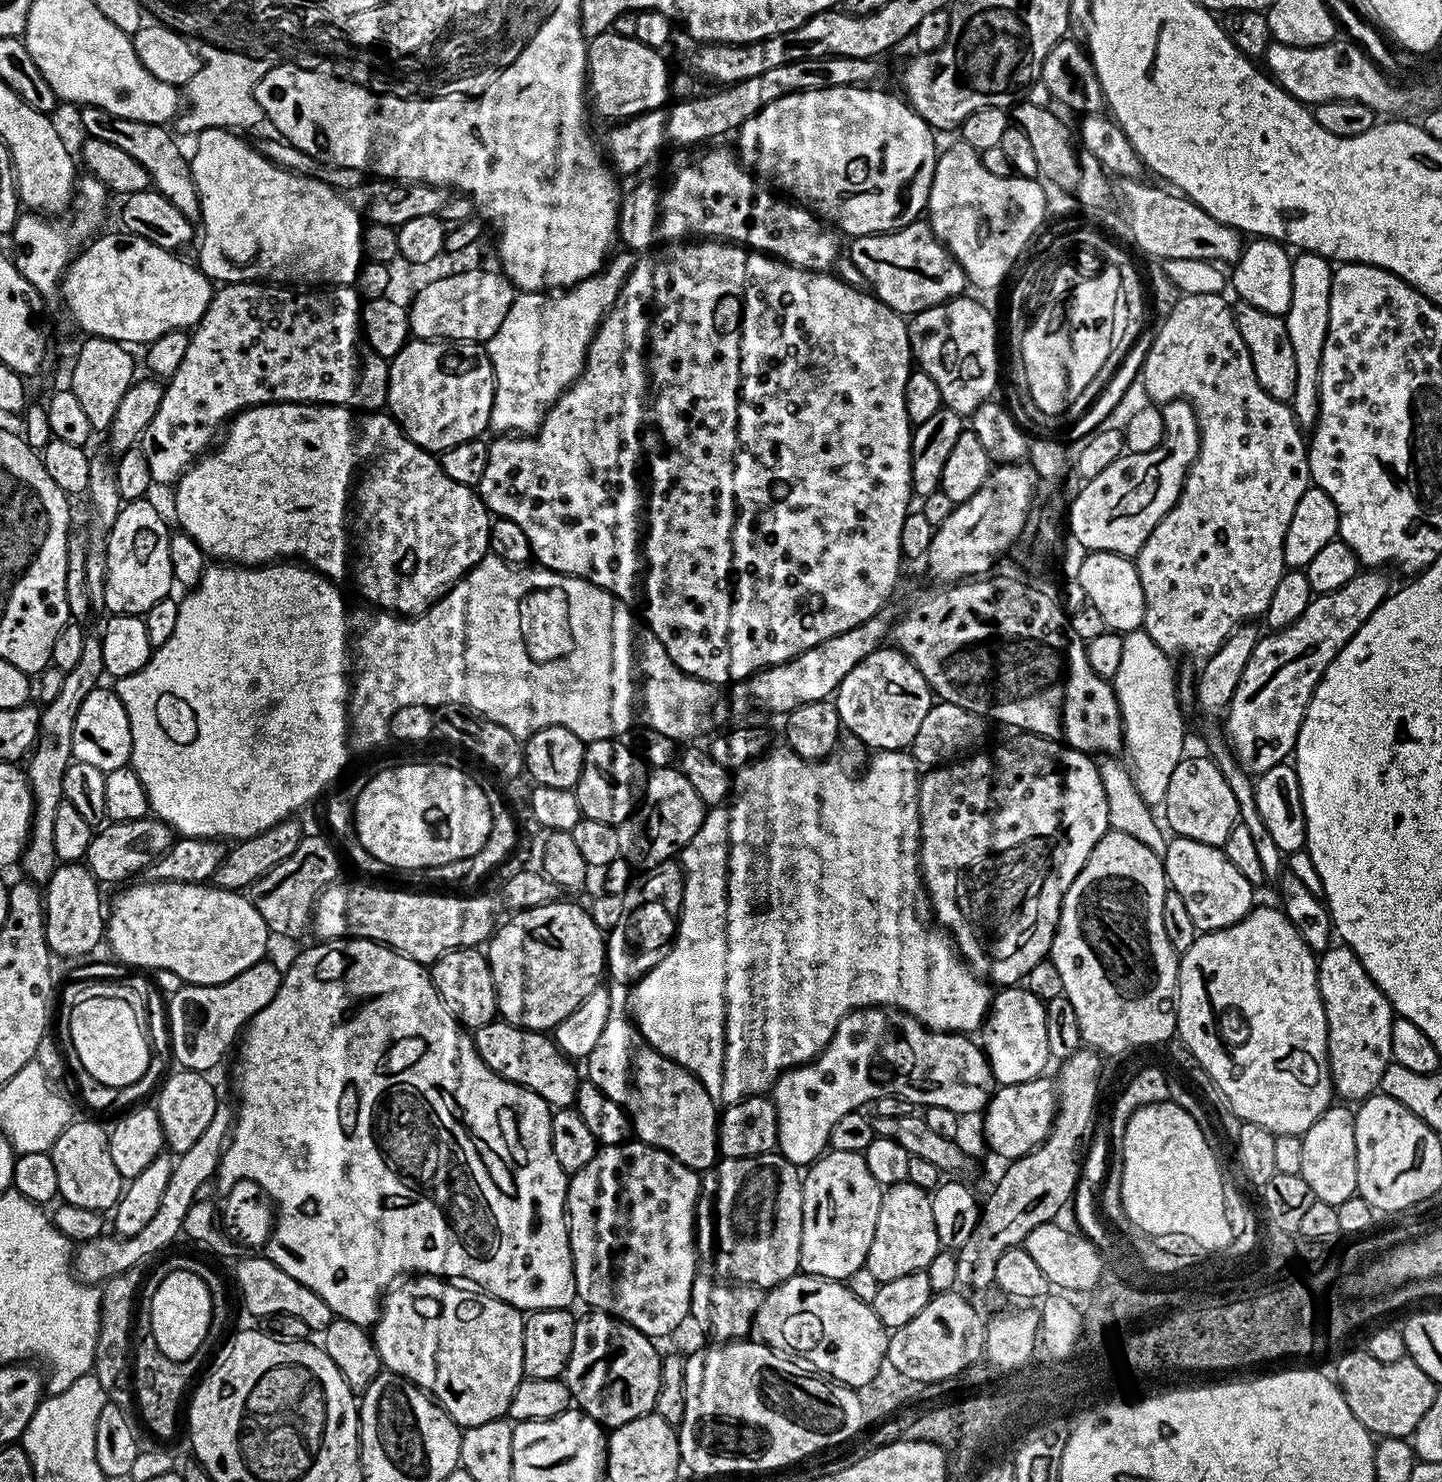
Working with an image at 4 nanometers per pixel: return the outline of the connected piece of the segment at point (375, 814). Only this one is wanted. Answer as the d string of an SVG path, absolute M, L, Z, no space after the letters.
M400 764L397 768L384 768L377 776L372 776L369 780L363 781L364 789L362 794L358 794L356 799L356 815L354 823L356 826L356 836L362 842L362 846L374 858L380 860L381 865L392 868L421 868L427 870L434 866L446 866L446 862L458 862L459 860L471 860L478 850L486 842L486 838L492 829L492 815L490 814L490 802L486 802L484 784L476 781L474 777L467 776L460 768L451 768L448 764Z

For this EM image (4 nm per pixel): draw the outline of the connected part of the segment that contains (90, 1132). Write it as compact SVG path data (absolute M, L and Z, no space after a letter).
M73 1119L50 1149L57 1174L59 1199L66 1204L82 1206L101 1214L115 1209L122 1191L122 1177L114 1170L108 1145L109 1129L92 1120Z

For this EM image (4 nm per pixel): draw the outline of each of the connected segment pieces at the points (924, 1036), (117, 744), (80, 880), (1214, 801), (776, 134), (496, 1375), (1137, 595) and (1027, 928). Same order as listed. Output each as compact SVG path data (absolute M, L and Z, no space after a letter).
M857 1008L855 1012L844 1016L827 1047L815 1060L810 1060L807 1064L801 1064L799 1068L789 1068L772 1085L770 1099L776 1103L776 1113L778 1114L778 1138L780 1139L778 1151L780 1155L787 1158L792 1164L797 1166L811 1165L819 1160L822 1153L828 1148L830 1130L834 1130L834 1125L837 1124L838 1118L843 1118L846 1114L863 1109L883 1096L901 1096L910 1101L913 1106L923 1106L924 1108L946 1106L946 1110L954 1110L957 1114L965 1114L964 1112L980 1114L987 1108L989 1100L992 1099L993 1091L992 1067L988 1064L988 1058L984 1054L983 1047L977 1041L975 1044L972 1038L959 1032L933 1032L932 1029L927 1028L925 1024L918 1022L912 1015L900 1008Z
M98 686L86 694L78 718L74 718L72 731L72 758L75 762L86 762L86 766L98 766L105 774L129 767L132 759L132 735L130 718L126 706L117 698L111 687Z
M84 862L57 863L43 889L44 929L53 957L88 956L106 936L106 908L100 905L101 885Z
M1185 755L1184 759L1174 766L1174 774L1170 774L1170 786L1166 786L1166 798L1162 805L1163 819L1168 819L1167 827L1182 838L1190 838L1194 842L1209 844L1220 848L1230 838L1230 830L1240 818L1238 798L1234 798L1234 790L1230 790L1230 782L1222 774L1211 755Z
M876 86L827 88L826 90L795 92L789 96L783 96L782 98L778 98L778 102L770 102L770 106L758 110L758 114L754 114L754 118L750 118L738 129L738 137L740 136L738 155L741 161L757 177L765 178L764 176L769 176L773 180L771 183L781 193L787 194L793 201L803 202L821 220L827 222L829 225L835 226L845 237L847 237L846 235L848 235L848 238L877 236L880 232L897 232L899 228L905 228L908 224L912 224L914 221L921 219L922 213L927 209L928 195L930 194L930 186L934 178L936 157L938 155L936 140L932 137L935 136L934 129L915 112L911 104L905 102L899 95L897 96L891 96L888 92L879 92Z
M420 1274L400 1283L387 1289L382 1300L380 1319L376 1321L372 1332L372 1341L376 1343L381 1365L389 1372L405 1376L431 1394L461 1429L501 1419L514 1398L514 1390L525 1379L522 1366L525 1313L496 1296L489 1296L483 1291L471 1292L468 1289L471 1287L449 1282L439 1276Z
M1089 552L1078 577L1083 599L1102 614L1105 629L1127 634L1137 631L1144 622L1144 595L1135 563L1113 552Z
M1031 734L1013 736L1016 736L1013 740L1008 740L1005 744L990 749L989 752L976 750L955 762L945 762L939 766L929 767L921 775L918 790L920 874L926 900L928 896L929 902L932 903L932 912L936 915L935 923L952 937L952 943L956 945L960 959L977 976L996 986L1019 985L1023 981L1024 975L1030 970L1034 970L1034 966L1038 966L1038 962L1051 953L1052 939L1060 922L1060 907L1066 890L1070 890L1074 878L1078 878L1082 866L1086 866L1094 846L1103 838L1104 833L1109 831L1106 818L1106 794L1102 790L1100 769L1097 761L1089 753L1080 752L1059 740L1050 740L1046 736Z

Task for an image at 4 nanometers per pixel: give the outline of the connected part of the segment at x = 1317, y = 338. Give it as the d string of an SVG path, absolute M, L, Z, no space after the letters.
M1300 252L1292 261L1292 293L1290 294L1290 310L1284 317L1286 330L1290 334L1290 346L1294 346L1294 366L1298 366L1298 382L1290 401L1292 413L1296 415L1296 423L1301 429L1308 430L1315 425L1320 413L1320 367L1322 366L1322 346L1328 333L1330 318L1330 294L1332 293L1333 265L1325 256L1313 252Z

